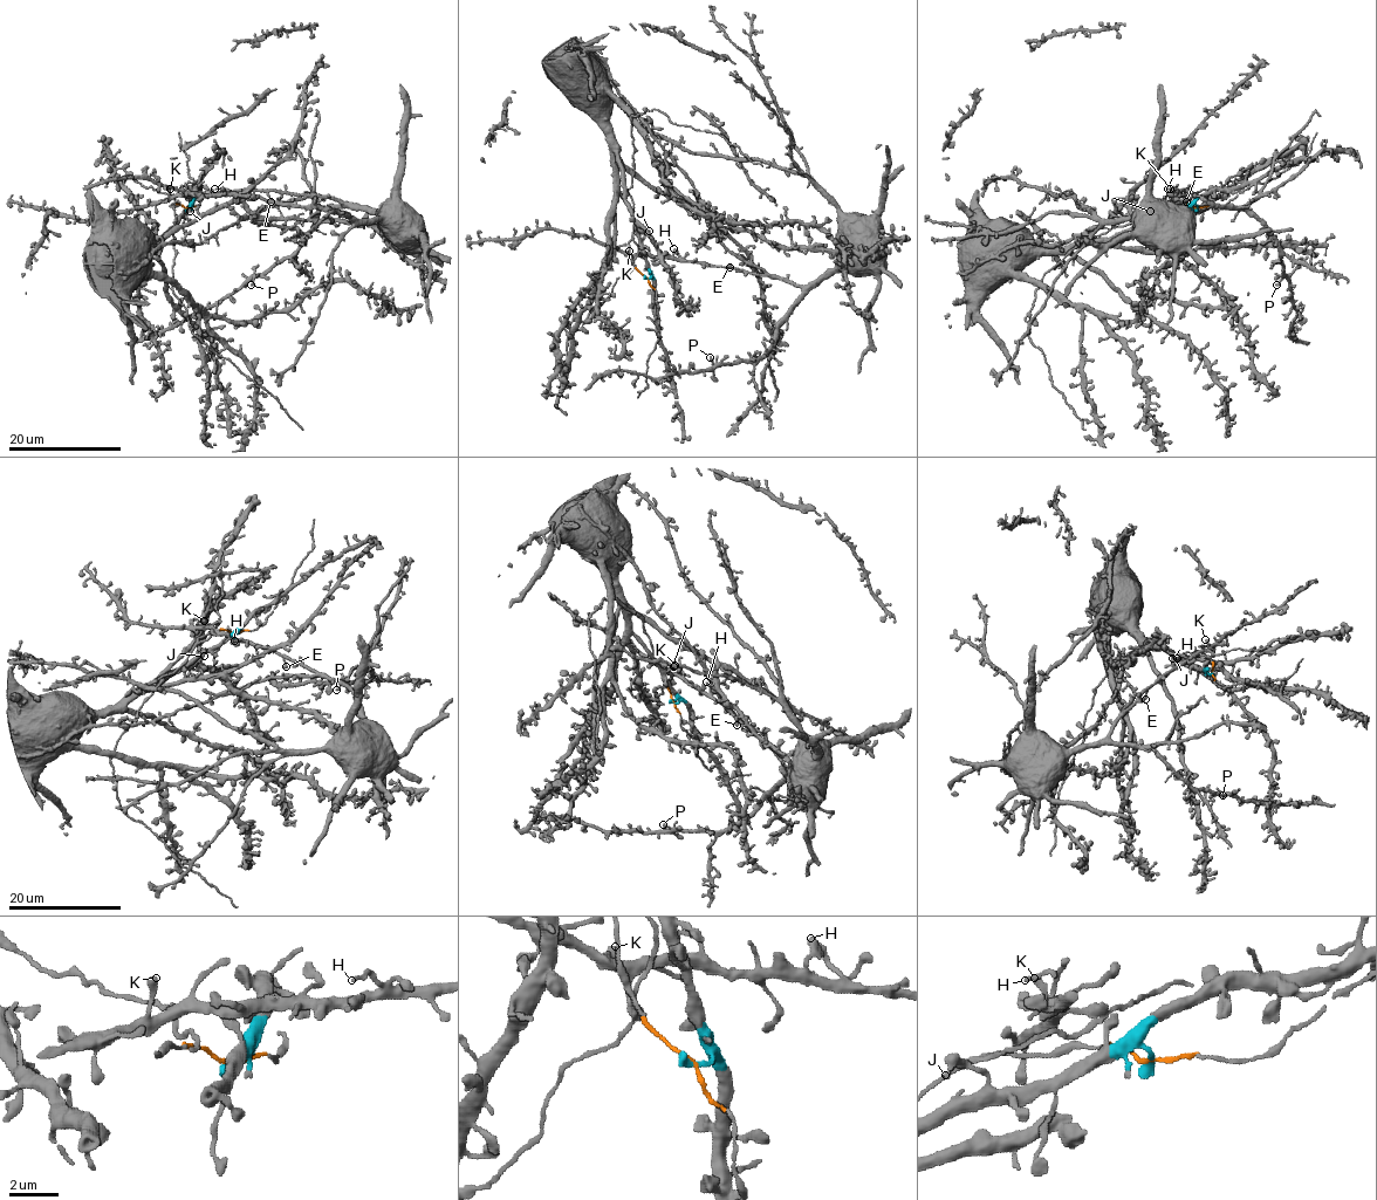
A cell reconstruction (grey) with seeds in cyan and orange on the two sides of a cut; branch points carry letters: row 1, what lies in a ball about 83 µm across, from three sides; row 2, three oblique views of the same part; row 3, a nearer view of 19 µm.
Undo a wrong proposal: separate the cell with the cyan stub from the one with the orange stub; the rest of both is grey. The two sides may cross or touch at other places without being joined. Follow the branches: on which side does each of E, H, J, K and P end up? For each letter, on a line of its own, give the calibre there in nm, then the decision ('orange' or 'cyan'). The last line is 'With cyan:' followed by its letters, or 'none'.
E: 280 nm thick; orange
H: 150 nm thick; orange
J: 360 nm thick; cyan
K: 280 nm thick; orange
P: 240 nm thick; orange
With cyan: J

